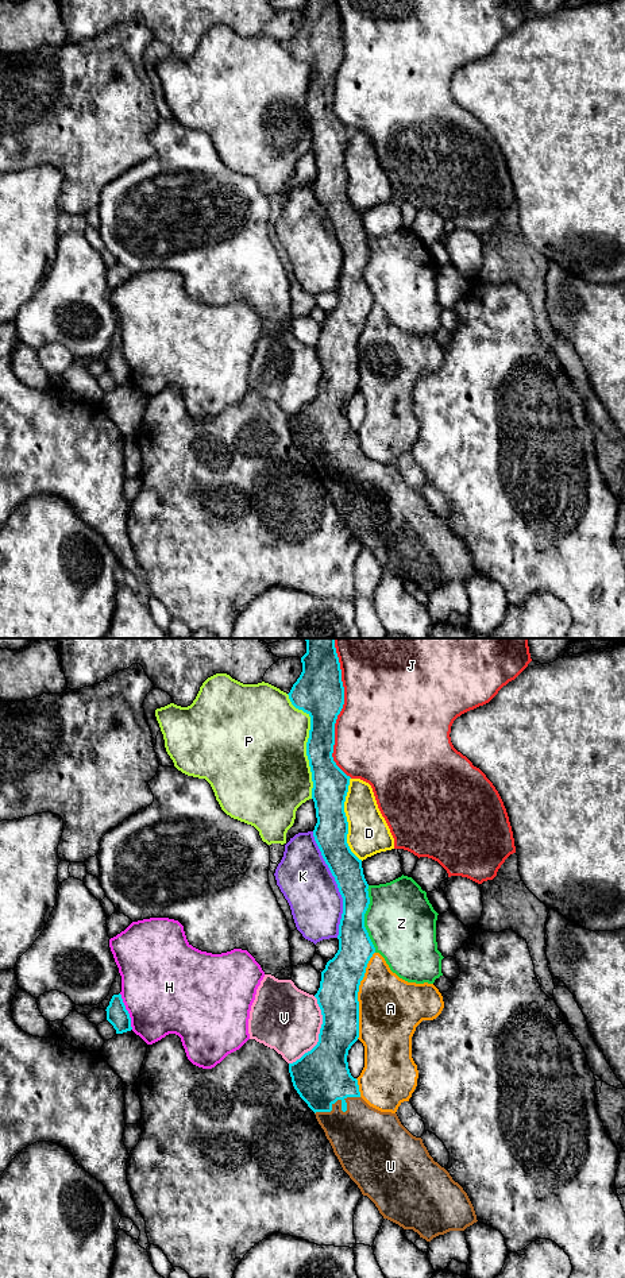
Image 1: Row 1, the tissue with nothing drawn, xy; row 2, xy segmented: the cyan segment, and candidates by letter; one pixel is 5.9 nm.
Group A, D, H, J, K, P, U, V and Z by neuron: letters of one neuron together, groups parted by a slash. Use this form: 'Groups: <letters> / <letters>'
Groups: A / D / H / J / K / P / U / V / Z

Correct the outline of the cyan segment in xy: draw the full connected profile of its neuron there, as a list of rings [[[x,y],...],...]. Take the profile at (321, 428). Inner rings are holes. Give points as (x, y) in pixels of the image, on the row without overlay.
[[[306,0],[301,9],[302,24],[289,47],[292,57],[310,69],[306,108],[312,124],[312,151],[317,175],[315,193],[343,250],[339,277],[339,302],[321,324],[315,350],[321,362],[323,377],[317,397],[300,412],[289,416],[292,435],[300,449],[315,464],[343,522],[387,571],[404,582],[413,582],[431,594],[450,583],[464,583],[477,575],[474,559],[463,540],[429,507],[421,490],[413,489],[397,466],[370,459],[359,444],[358,432],[348,421],[347,408],[359,390],[358,344],[375,300],[364,279],[370,256],[369,236],[359,212],[347,196],[348,174],[344,154],[350,128],[333,113],[335,76],[344,57],[344,39],[336,0]]]

